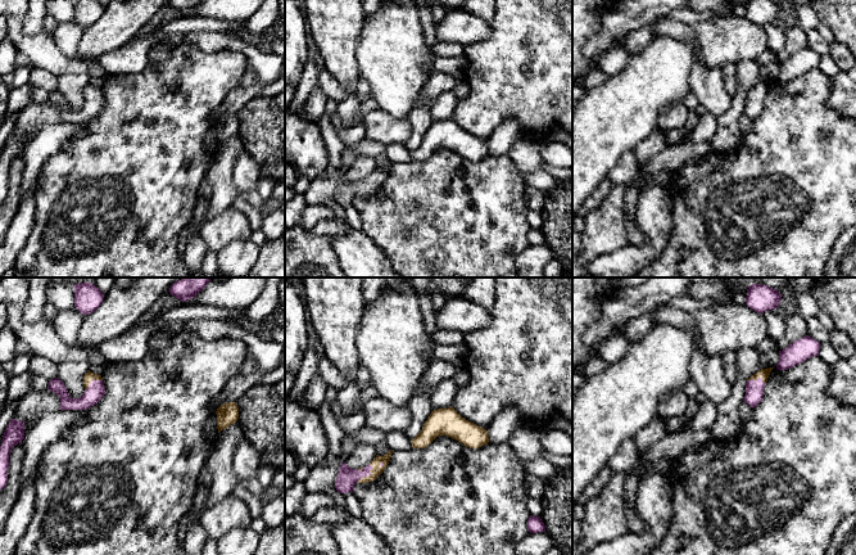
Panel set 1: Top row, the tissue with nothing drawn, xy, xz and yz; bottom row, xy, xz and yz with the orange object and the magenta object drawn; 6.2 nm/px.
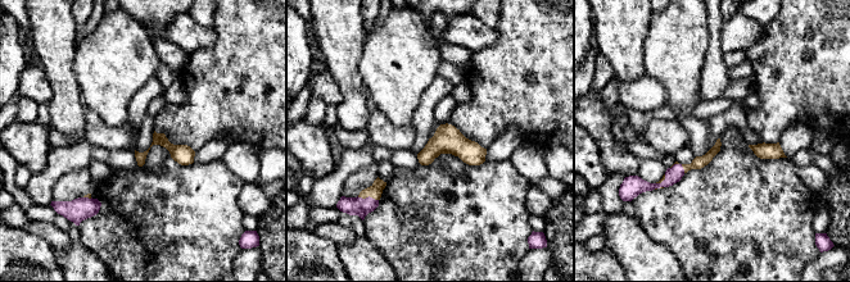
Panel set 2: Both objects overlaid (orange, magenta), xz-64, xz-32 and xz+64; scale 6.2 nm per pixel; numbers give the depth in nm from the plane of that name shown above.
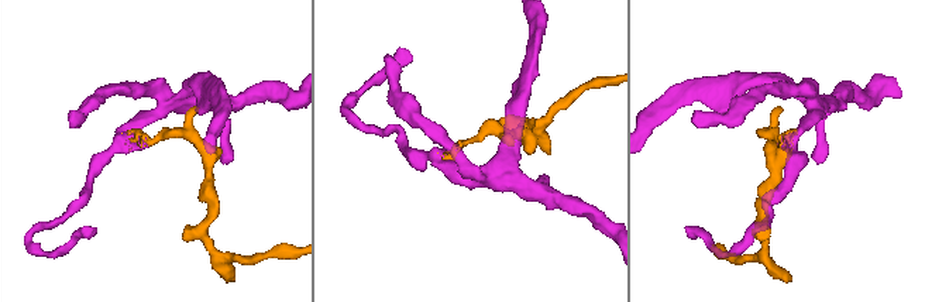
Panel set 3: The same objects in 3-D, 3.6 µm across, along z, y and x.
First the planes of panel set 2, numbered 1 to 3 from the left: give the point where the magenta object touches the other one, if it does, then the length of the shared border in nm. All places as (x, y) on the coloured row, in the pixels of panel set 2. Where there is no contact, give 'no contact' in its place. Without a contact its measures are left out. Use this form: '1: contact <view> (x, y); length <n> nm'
1: contact xz-64 (87, 196); length 60 nm
2: contact xz-32 (367, 196); length 140 nm
3: contact xz+64 (683, 168); length 60 nm

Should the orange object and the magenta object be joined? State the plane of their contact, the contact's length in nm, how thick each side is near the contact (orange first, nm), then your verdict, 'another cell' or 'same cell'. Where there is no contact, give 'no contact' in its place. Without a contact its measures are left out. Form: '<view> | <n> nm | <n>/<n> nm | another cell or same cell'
xz | 140 nm | 70/130 nm | same cell

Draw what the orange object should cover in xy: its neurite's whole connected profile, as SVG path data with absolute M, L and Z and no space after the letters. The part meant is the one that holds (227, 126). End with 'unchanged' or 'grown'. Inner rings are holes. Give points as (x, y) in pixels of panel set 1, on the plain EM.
M227 114L221 117L217 123L217 141L218 145L231 136L236 135L239 131L239 119L236 114Z; unchanged

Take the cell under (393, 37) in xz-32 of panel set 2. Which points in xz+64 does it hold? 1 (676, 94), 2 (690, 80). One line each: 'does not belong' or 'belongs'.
1: belongs
2: belongs

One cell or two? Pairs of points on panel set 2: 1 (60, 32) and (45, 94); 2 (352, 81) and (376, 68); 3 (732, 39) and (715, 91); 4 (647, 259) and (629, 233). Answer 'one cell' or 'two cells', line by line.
1: two cells
2: two cells
3: two cells
4: one cell

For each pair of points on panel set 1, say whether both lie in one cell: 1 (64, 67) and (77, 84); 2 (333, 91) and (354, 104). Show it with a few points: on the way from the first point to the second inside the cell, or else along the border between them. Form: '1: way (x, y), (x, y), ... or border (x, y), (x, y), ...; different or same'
1: border (58, 75), (85, 72), (90, 81); different
2: border (362, 100), (354, 95), (345, 95), (338, 103); different

